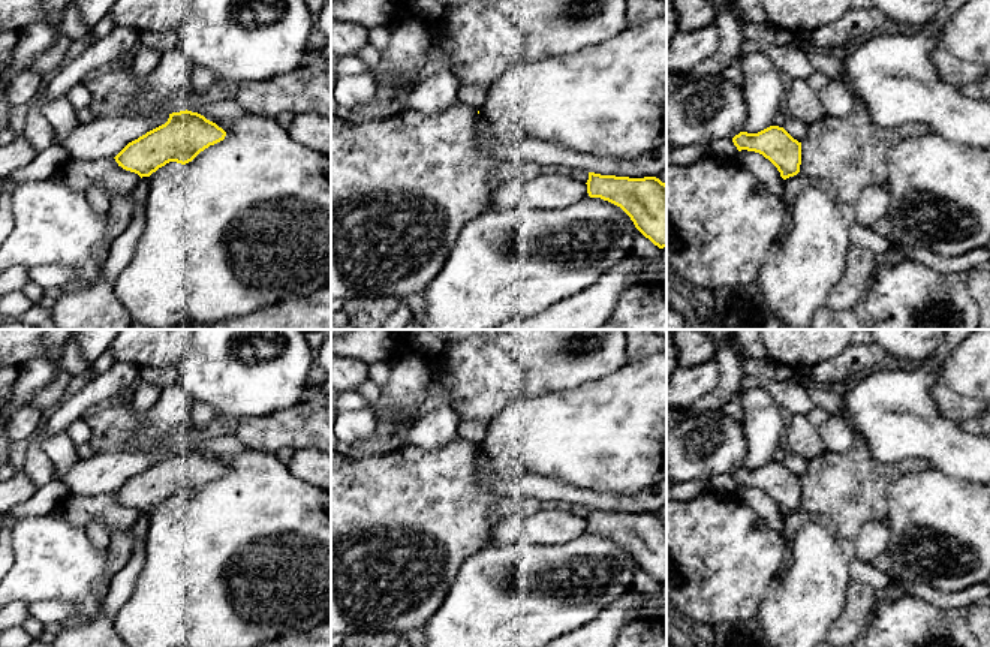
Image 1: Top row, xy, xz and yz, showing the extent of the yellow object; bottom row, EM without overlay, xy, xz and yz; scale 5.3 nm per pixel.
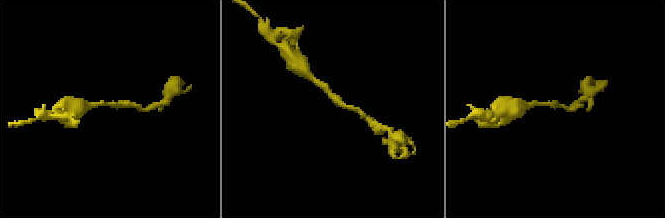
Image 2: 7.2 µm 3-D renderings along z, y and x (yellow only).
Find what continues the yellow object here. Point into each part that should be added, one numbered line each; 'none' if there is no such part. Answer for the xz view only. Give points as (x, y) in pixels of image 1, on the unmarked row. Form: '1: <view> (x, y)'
none

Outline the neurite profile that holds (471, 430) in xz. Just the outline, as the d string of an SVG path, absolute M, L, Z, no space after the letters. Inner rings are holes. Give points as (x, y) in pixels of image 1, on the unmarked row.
M460 419L458 437L479 446L487 436L488 424L475 419Z

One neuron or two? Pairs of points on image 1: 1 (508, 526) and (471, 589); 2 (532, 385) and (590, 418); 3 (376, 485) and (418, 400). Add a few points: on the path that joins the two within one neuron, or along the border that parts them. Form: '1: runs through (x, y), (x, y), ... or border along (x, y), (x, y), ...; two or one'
1: border along (529, 541), (489, 547); two
2: border along (580, 385), (571, 390), (524, 396), (511, 402); two
3: border along (409, 445), (382, 456); two

